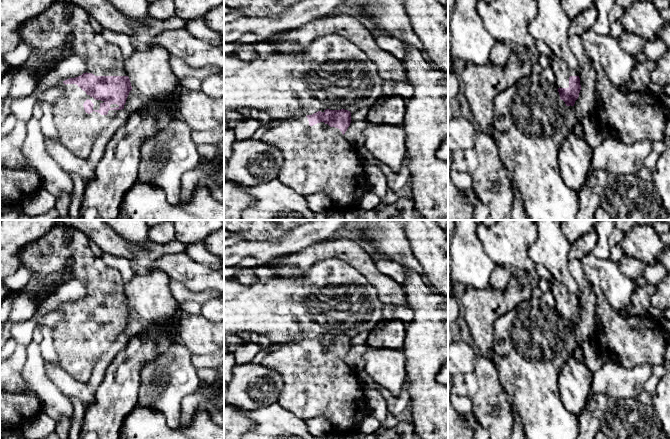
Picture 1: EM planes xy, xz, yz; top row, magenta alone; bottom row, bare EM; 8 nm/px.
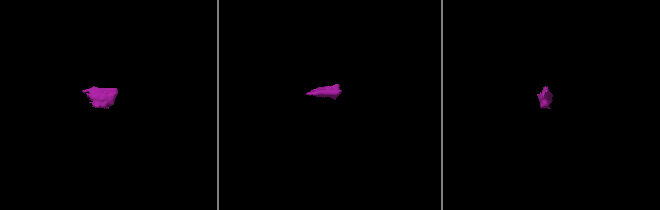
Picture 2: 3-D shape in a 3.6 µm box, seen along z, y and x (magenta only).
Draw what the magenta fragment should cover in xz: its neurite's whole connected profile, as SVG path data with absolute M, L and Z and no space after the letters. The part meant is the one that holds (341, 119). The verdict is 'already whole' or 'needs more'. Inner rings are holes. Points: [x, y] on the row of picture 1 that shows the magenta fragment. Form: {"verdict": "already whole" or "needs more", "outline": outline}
{"verdict": "needs more", "outline": "M326 109L312 115L283 121L279 126L267 129L260 140L277 147L282 152L284 161L277 177L282 183L303 196L324 192L330 197L336 209L349 212L358 208L360 199L368 191L365 167L357 149L343 136L350 123L350 111Z"}

